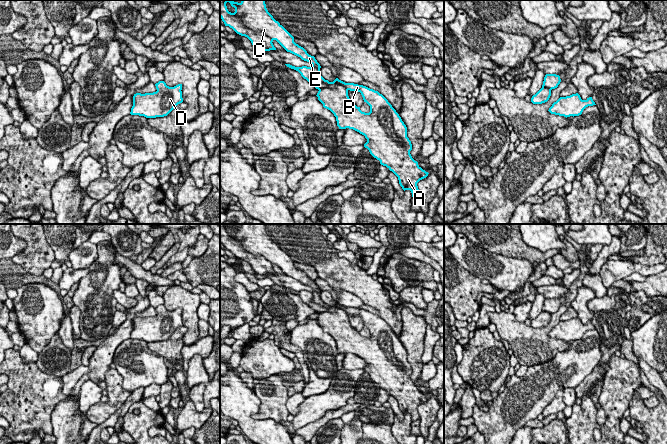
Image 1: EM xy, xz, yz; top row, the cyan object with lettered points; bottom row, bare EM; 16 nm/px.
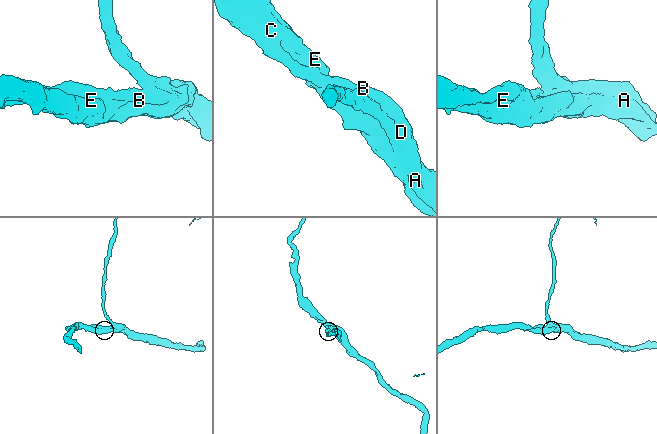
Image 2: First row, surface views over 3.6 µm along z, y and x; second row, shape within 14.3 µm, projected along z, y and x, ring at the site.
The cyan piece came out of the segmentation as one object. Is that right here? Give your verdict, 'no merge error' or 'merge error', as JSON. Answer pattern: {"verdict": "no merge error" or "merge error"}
{"verdict": "no merge error"}

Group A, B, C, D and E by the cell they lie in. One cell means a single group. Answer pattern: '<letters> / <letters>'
A B C D E

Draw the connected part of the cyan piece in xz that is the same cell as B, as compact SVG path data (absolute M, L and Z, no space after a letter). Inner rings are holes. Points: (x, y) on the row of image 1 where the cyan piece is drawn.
M220 0L220 18L225 26L247 37L256 50L276 50L272 43L276 40L287 52L311 63L311 67L285 65L298 71L319 90L316 95L318 100L334 114L339 129L349 128L364 135L367 139L364 147L398 177L402 189L410 190L412 197L420 195L417 183L429 173L412 158L407 127L382 94L338 78L333 82L325 80L315 57L294 42L294 37L268 12L265 0L242 0L240 3ZM349 90L361 93L364 102L370 106L369 113L362 112L350 101Z

